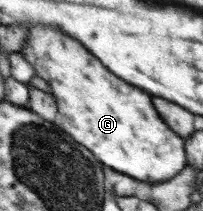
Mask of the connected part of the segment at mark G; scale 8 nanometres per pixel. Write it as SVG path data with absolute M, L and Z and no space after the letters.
M36 26L36 30L28 35L26 44L20 51L23 51L25 58L35 67L36 74L50 82L59 102L59 112L63 115L63 129L82 146L91 150L106 167L123 172L134 180L150 182L153 185L174 178L178 170L186 168L184 140L178 138L179 134L174 134L162 122L146 92L114 76L96 56L92 56L80 44L80 40L64 34L64 30L60 30L58 26Z

